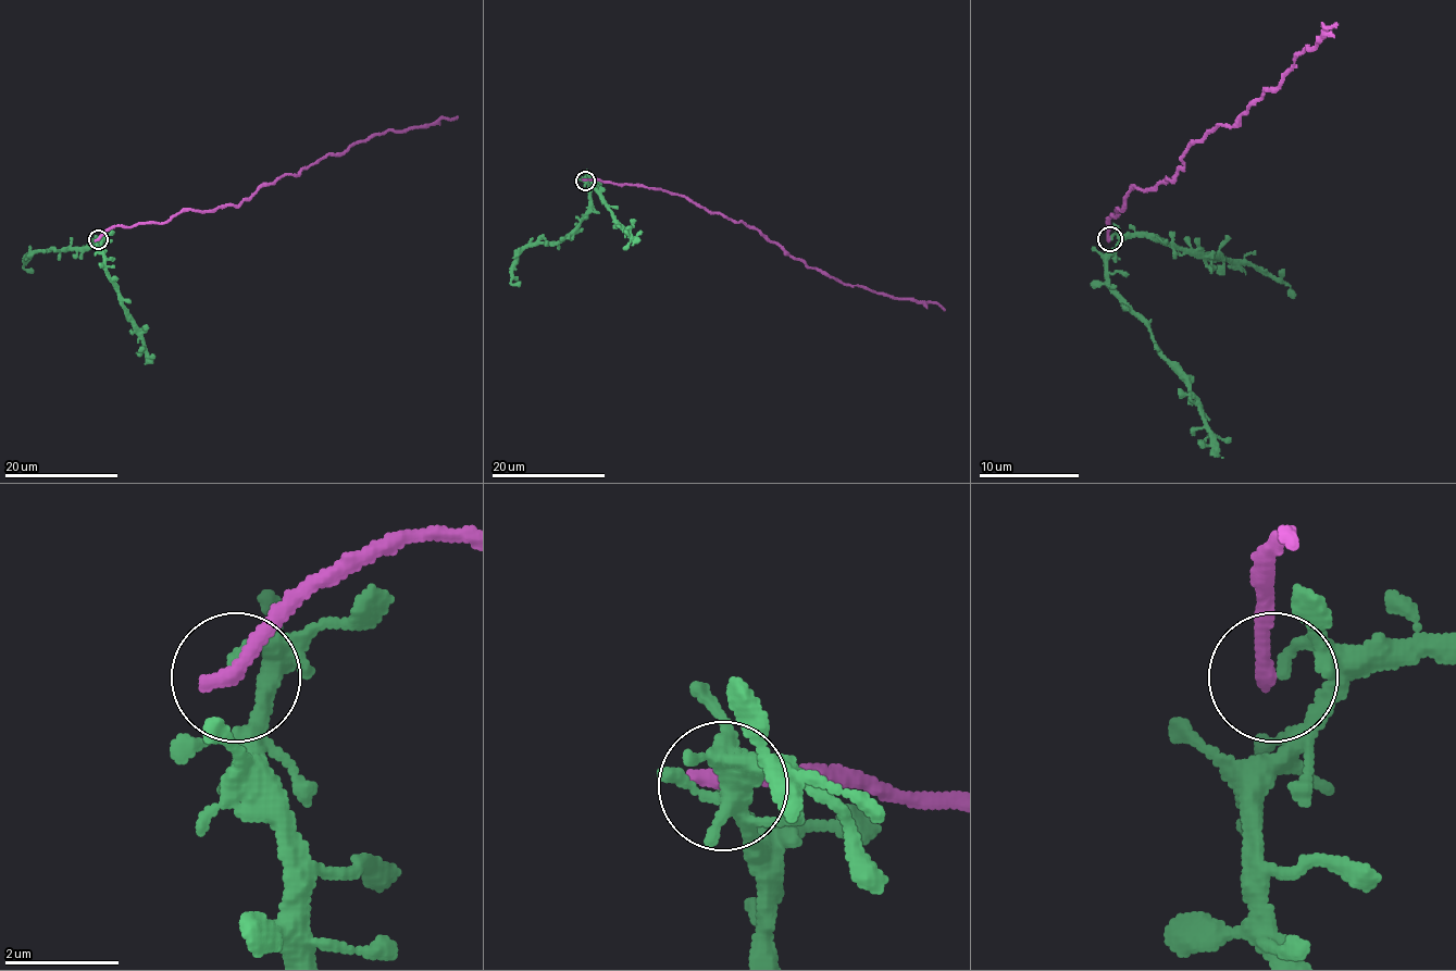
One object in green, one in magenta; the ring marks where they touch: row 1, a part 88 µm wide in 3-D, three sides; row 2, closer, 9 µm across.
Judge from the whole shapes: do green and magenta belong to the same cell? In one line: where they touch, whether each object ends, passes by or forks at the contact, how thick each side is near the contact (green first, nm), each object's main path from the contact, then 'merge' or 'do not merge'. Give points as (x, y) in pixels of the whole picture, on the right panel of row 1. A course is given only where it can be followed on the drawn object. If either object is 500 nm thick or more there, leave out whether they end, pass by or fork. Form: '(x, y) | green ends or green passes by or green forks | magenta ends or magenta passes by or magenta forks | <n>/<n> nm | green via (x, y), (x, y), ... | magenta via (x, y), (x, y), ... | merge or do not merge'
(1109, 239) | green ends | magenta ends | 190/320 nm | green via (1110, 238), (1115, 234), (1120, 246), (1108, 261), (1108, 286), (1145, 323), (1197, 400), (1222, 458) | magenta via (1110, 238), (1108, 224), (1135, 186), (1170, 178), (1195, 141), (1274, 89), (1336, 22) | do not merge

